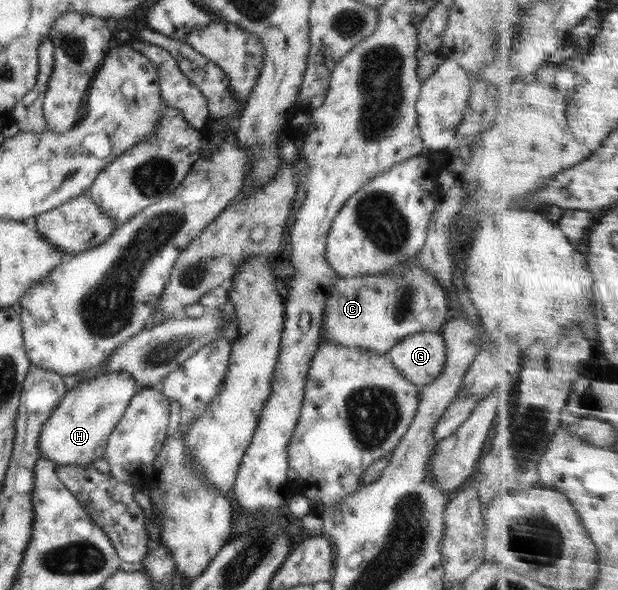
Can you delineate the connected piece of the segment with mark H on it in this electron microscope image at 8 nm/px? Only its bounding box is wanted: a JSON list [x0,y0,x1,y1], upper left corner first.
[37,371,138,466]

